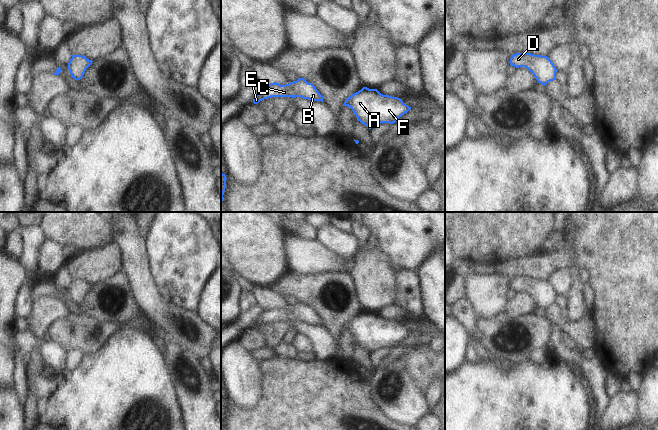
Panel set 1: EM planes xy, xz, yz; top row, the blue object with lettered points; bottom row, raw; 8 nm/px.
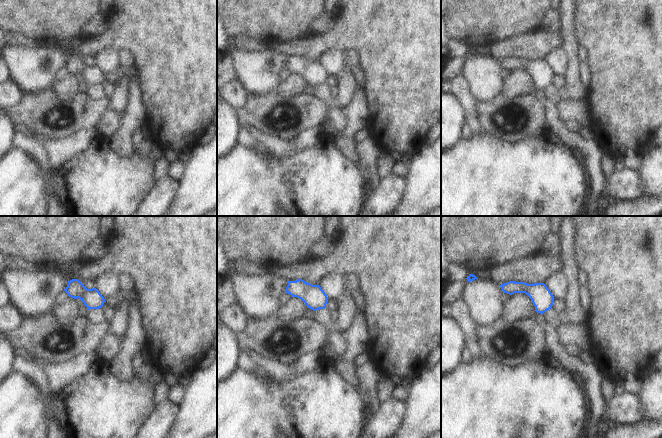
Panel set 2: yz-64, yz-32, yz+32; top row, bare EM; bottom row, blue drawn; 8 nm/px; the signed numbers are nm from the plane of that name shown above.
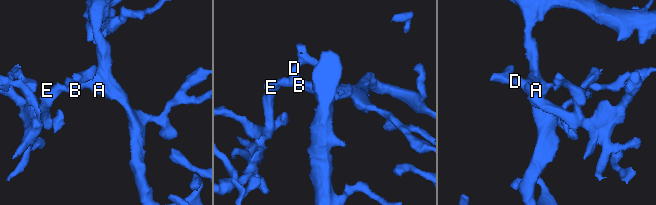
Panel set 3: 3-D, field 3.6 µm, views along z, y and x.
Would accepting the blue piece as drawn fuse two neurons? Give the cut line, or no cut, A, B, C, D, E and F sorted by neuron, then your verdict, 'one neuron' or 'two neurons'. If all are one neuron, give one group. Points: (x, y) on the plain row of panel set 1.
no cut; A B C D E F; one neuron

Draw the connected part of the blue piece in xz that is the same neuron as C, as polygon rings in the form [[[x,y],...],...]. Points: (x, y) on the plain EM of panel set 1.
[[[298,302],[297,305],[285,309],[274,306],[268,310],[264,310],[253,323],[253,327],[257,328],[271,321],[301,321],[311,325],[323,326],[323,320],[312,307],[308,307],[304,302]]]

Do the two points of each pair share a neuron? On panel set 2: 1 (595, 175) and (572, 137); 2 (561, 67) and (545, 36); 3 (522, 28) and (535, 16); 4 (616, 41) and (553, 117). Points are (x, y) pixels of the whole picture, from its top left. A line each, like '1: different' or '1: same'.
1: same
2: different
3: same
4: different

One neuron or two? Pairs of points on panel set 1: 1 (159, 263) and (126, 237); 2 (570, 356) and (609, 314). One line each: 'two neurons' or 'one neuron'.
1: two neurons
2: two neurons

